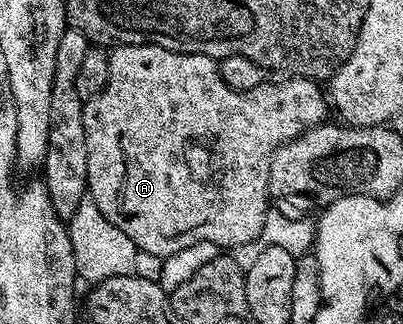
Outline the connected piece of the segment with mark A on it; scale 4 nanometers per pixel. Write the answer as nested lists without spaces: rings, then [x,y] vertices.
[[[119,44],[110,52],[110,73],[108,82],[100,94],[96,94],[91,100],[85,101],[82,106],[84,114],[84,138],[88,150],[88,170],[86,171],[86,187],[89,199],[95,206],[128,238],[134,243],[135,249],[148,254],[156,254],[160,257],[176,254],[194,243],[208,242],[222,250],[233,250],[240,244],[252,242],[260,234],[268,205],[271,203],[270,194],[270,157],[274,152],[283,147],[287,142],[302,136],[310,128],[323,123],[327,119],[328,96],[323,85],[317,80],[306,80],[303,76],[286,78],[283,84],[255,83],[246,91],[232,90],[224,82],[219,61],[211,56],[201,54],[184,54],[164,50],[155,44]]]

